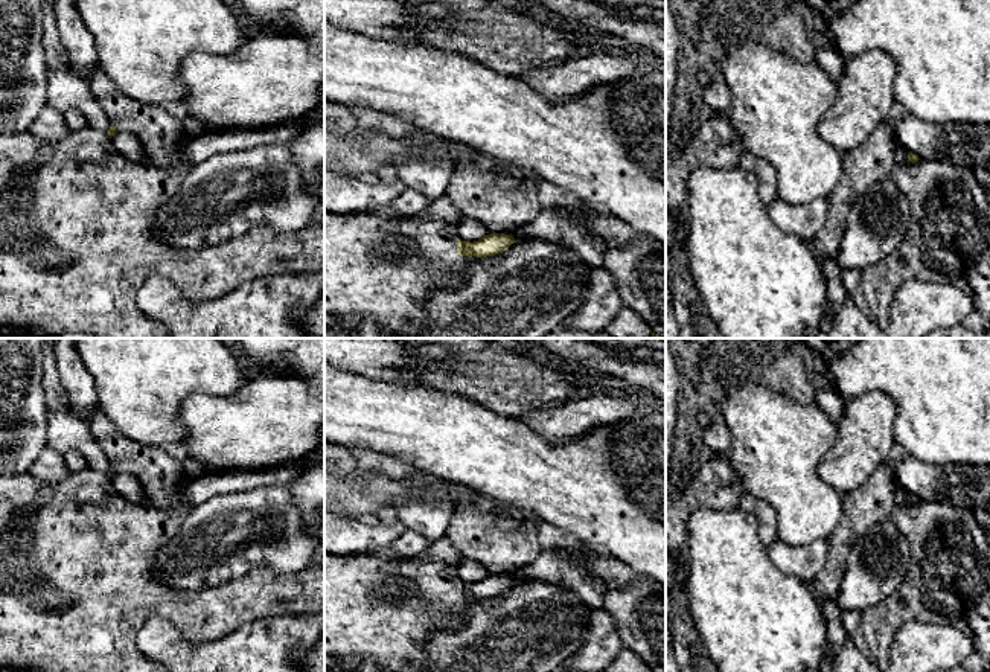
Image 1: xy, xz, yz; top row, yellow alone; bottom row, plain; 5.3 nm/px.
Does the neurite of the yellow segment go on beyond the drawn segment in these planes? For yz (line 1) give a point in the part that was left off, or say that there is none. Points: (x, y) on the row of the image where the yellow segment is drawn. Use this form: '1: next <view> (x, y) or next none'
1: next none

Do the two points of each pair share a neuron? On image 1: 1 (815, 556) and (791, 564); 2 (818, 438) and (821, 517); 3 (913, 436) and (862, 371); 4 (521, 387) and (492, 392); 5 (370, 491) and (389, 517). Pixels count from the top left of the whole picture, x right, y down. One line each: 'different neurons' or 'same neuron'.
1: same neuron
2: same neuron
3: same neuron
4: same neuron
5: different neurons

